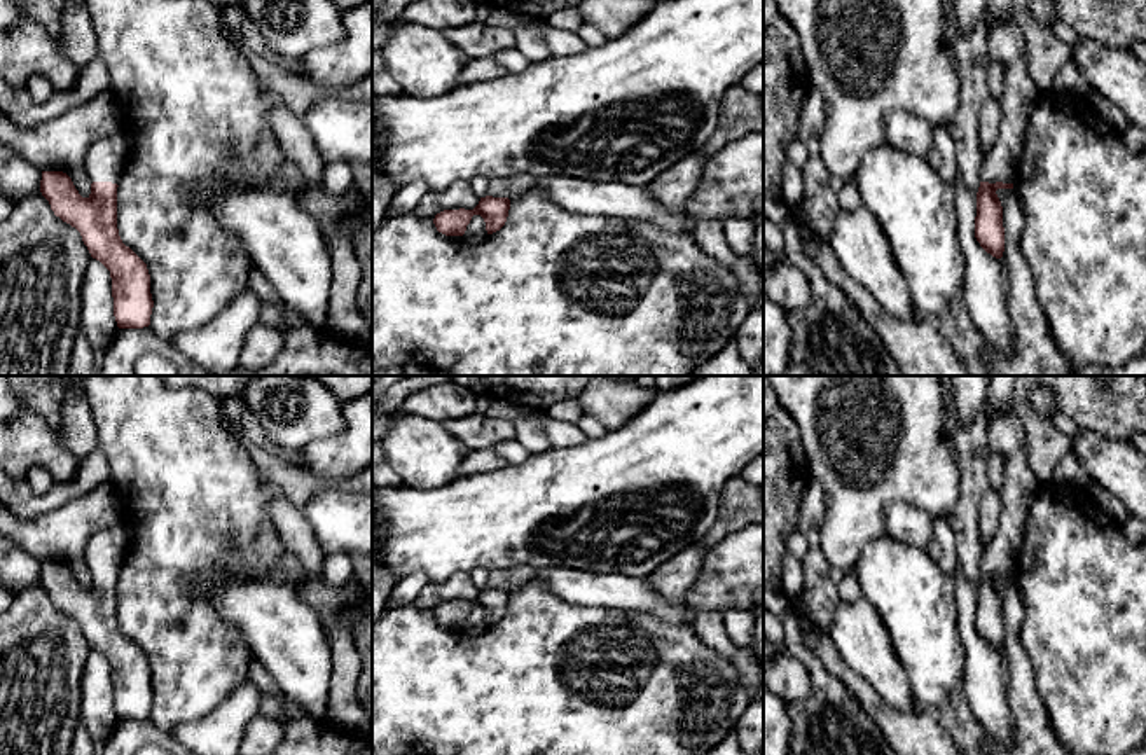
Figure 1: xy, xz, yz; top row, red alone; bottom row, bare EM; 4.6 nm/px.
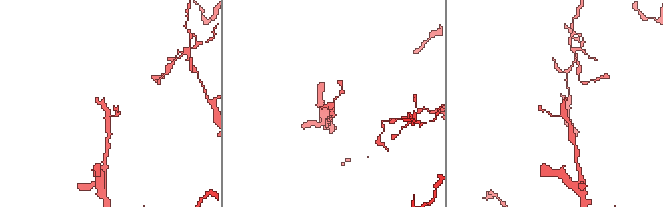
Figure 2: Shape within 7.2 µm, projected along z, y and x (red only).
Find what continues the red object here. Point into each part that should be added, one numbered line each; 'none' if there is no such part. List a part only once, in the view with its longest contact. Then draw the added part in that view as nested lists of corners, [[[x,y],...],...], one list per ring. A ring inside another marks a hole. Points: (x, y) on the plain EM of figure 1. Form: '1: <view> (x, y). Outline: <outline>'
1: yz (1005, 429). Outline: [[[1013,407],[989,418],[987,433],[992,453],[1001,454],[1004,460],[1004,482],[999,491],[1003,502],[999,526],[982,551],[980,573],[1013,575],[1029,503],[1038,482],[1029,465],[1024,426]]]

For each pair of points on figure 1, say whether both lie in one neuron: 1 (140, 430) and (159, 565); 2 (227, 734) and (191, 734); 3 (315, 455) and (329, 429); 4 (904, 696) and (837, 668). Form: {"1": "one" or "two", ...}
{"1": "one", "2": "one", "3": "two", "4": "two"}

